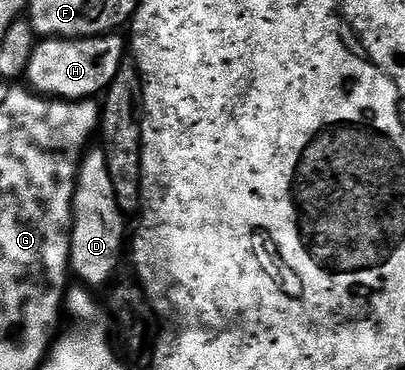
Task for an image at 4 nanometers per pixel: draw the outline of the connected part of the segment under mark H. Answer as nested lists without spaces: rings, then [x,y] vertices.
[[[114,32],[94,38],[45,38],[38,41],[31,64],[25,70],[28,85],[36,93],[50,98],[89,100],[100,95],[109,89],[115,80],[115,72],[119,72],[121,63],[126,61],[127,42],[121,36]]]

